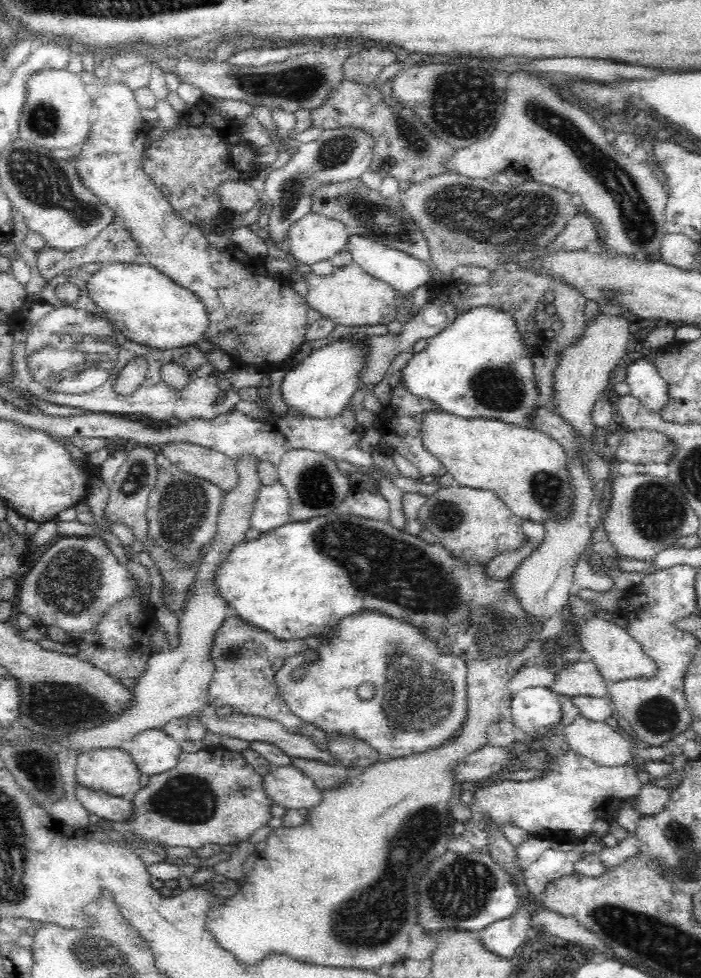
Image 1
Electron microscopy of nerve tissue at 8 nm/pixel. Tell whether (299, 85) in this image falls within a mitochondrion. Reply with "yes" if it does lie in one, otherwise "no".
yes

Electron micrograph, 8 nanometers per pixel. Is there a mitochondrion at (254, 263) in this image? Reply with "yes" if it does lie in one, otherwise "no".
no

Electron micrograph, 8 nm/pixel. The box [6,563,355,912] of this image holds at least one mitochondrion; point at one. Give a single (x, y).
(54, 705)

